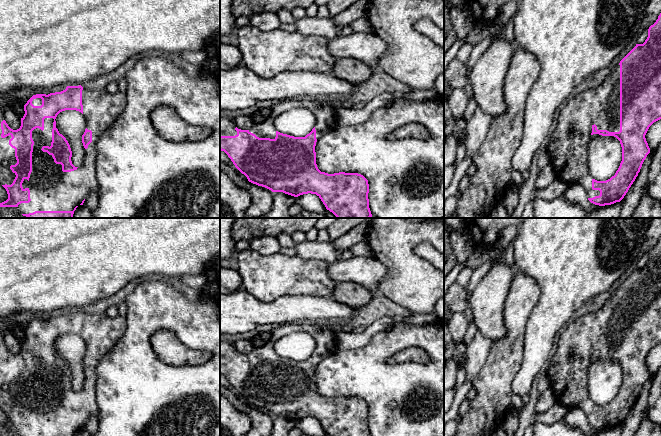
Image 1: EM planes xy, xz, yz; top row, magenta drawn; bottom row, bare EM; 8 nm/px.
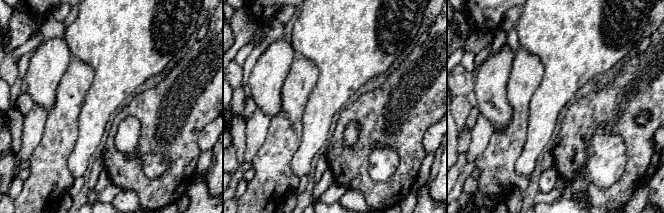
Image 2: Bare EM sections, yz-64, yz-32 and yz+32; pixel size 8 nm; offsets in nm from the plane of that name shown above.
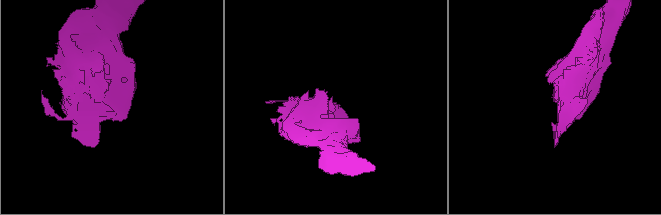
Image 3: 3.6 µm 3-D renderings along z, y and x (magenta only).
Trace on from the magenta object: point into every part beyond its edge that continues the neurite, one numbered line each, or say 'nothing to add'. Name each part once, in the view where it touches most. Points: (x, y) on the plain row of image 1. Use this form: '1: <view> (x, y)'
1: xy (51, 413)

